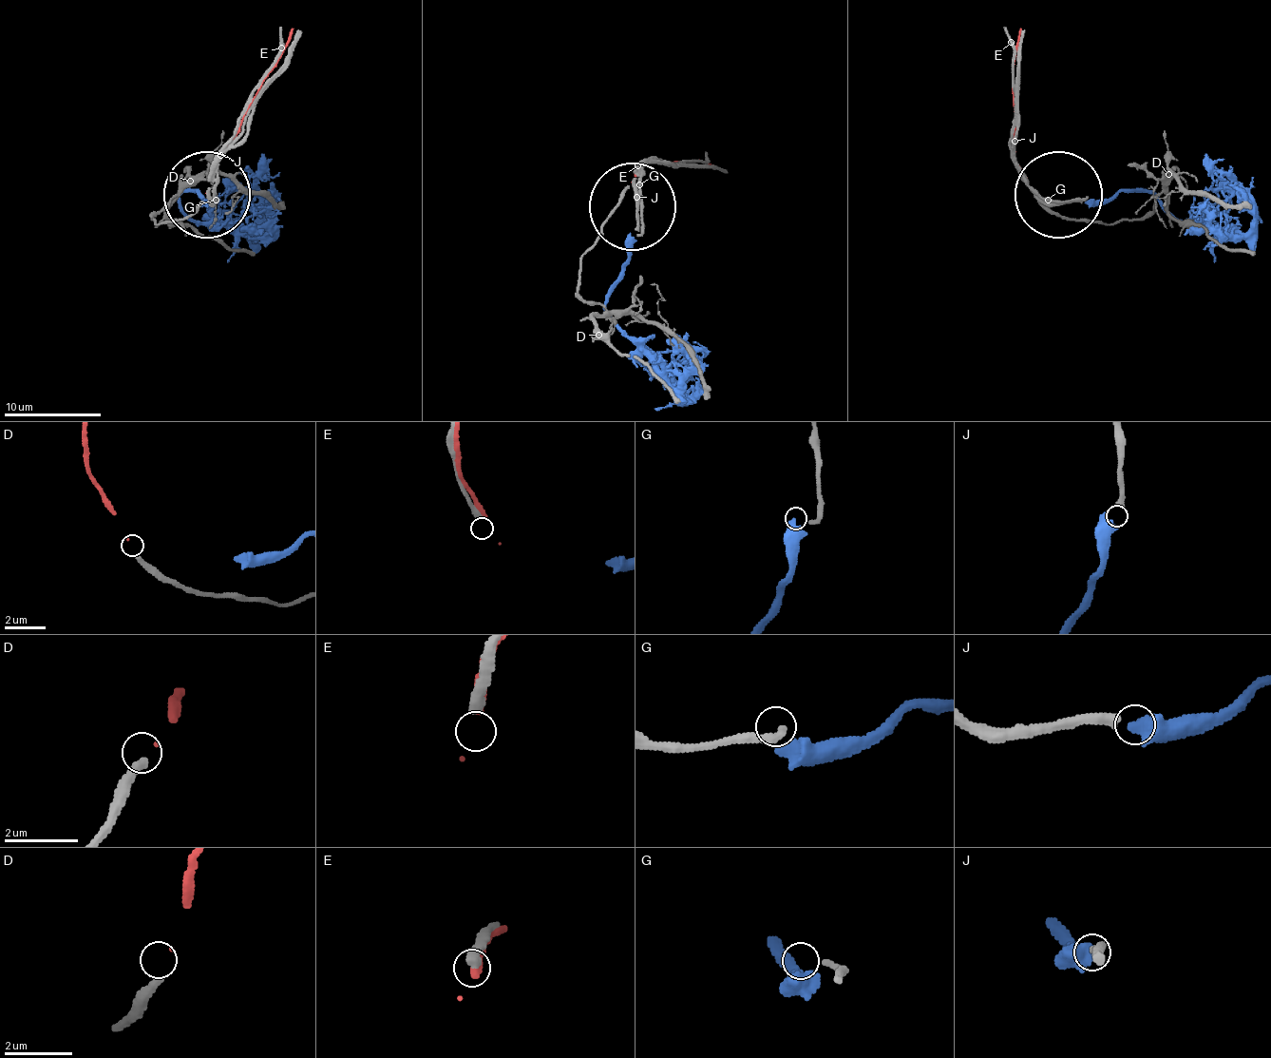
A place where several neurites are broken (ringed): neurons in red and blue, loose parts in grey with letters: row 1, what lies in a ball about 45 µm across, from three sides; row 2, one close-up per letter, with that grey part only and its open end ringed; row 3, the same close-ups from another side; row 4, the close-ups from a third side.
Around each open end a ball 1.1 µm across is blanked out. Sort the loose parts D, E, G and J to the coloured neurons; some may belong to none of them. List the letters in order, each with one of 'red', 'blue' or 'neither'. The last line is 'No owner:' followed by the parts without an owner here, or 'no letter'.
D: red
E: neither
G: neither
J: blue
No owner: E, G

